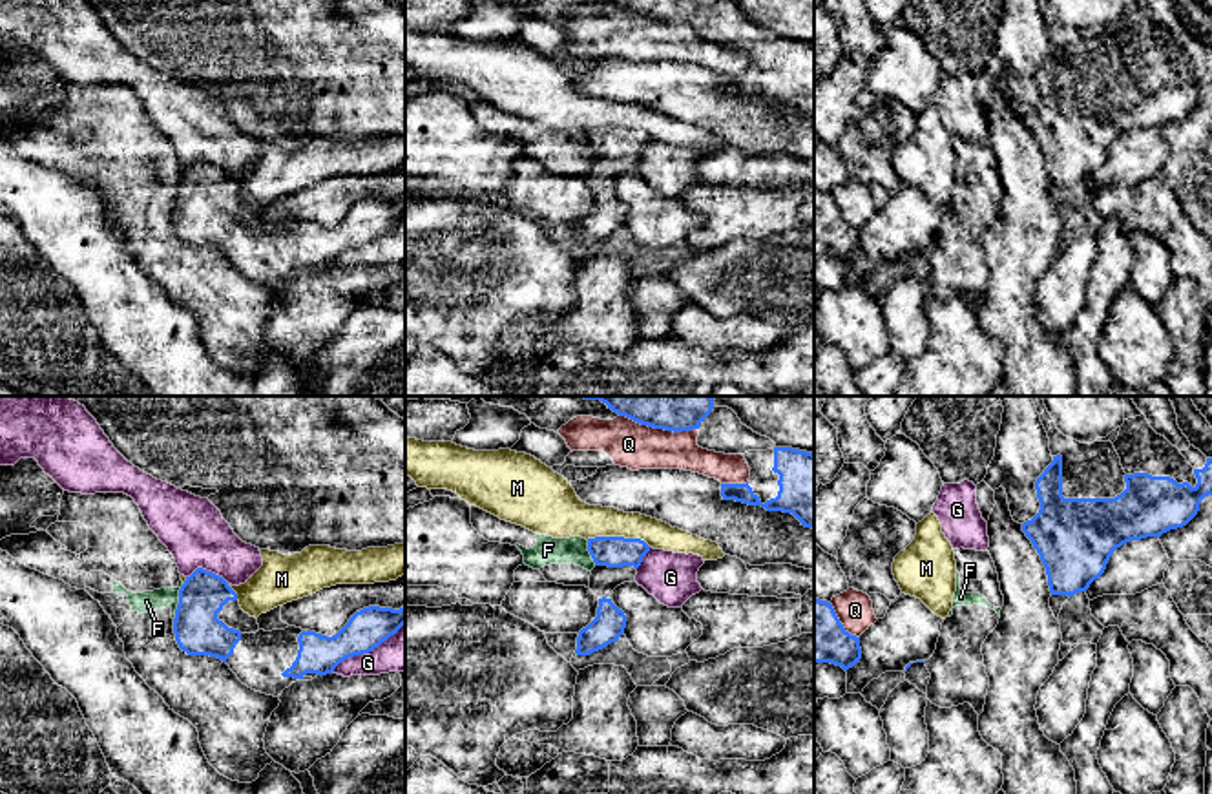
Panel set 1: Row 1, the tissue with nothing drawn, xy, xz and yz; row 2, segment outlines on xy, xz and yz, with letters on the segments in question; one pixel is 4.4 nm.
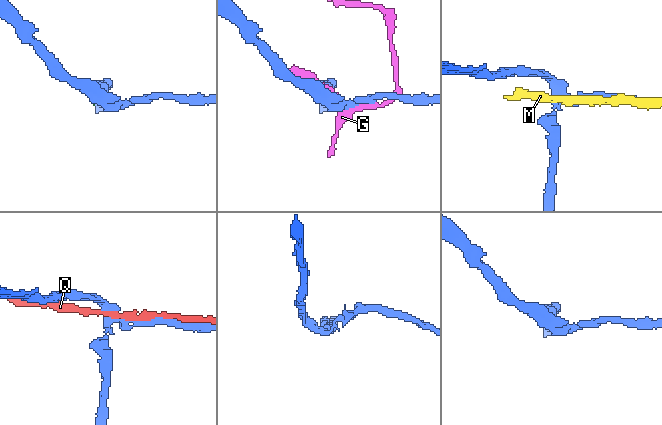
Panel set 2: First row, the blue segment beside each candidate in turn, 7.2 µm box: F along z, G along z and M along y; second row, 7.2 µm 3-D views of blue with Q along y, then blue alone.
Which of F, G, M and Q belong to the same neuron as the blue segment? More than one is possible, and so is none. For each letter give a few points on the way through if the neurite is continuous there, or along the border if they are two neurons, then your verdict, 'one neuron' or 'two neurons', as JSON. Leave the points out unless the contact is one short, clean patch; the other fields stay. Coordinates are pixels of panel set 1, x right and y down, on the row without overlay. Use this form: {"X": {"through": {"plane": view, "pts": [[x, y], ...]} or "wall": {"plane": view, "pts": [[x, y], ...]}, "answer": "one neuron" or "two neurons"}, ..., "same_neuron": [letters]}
{"F": {"wall": {"plane": "xy", "pts": [[183, 176], [174, 210]]}, "answer": "two neurons"}, "G": {"answer": "two neurons"}, "M": {"wall": {"plane": "xz", "pts": [[586, 130], [639, 128], [650, 137]]}, "answer": "two neurons"}, "Q": {"answer": "two neurons"}, "same_neuron": []}

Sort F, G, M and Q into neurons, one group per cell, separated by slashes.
F / G / M / Q

